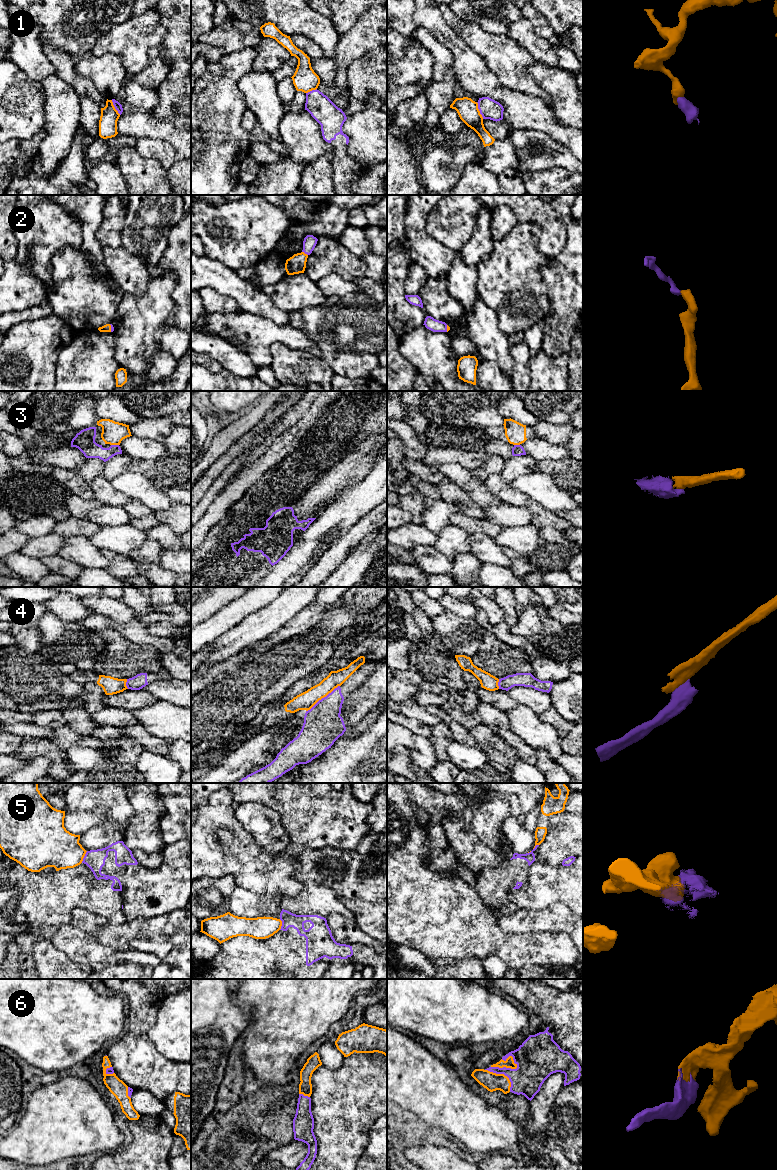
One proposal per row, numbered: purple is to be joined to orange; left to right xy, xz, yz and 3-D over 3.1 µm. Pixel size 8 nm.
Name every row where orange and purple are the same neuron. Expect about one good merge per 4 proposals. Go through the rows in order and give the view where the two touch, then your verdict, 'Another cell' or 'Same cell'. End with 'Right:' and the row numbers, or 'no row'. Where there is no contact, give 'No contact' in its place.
1: Touches orange in yz. Another cell
2: Touches orange in xz. Same cell
3: Touches orange in xy. Another cell
4: Touches orange in xz. Another cell
5: Touches orange in xy. Another cell
6: Touches orange in yz. Same cell
Right: 2, 6

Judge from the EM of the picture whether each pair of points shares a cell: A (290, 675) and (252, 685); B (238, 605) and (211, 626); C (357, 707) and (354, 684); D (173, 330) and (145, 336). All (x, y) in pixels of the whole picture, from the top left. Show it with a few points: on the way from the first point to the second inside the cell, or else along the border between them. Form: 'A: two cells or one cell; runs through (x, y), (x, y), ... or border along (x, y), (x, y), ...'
A: one cell; runs through (281, 675), (261, 685)
B: one cell; runs through (231, 612), (218, 624)
C: two cells; border along (372, 674), (344, 699)
D: two cells; border along (159, 343), (176, 360)

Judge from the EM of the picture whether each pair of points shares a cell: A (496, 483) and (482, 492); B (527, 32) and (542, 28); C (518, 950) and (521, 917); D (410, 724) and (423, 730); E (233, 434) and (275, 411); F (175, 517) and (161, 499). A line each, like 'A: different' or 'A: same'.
A: different
B: different
C: different
D: same
E: different
F: different

